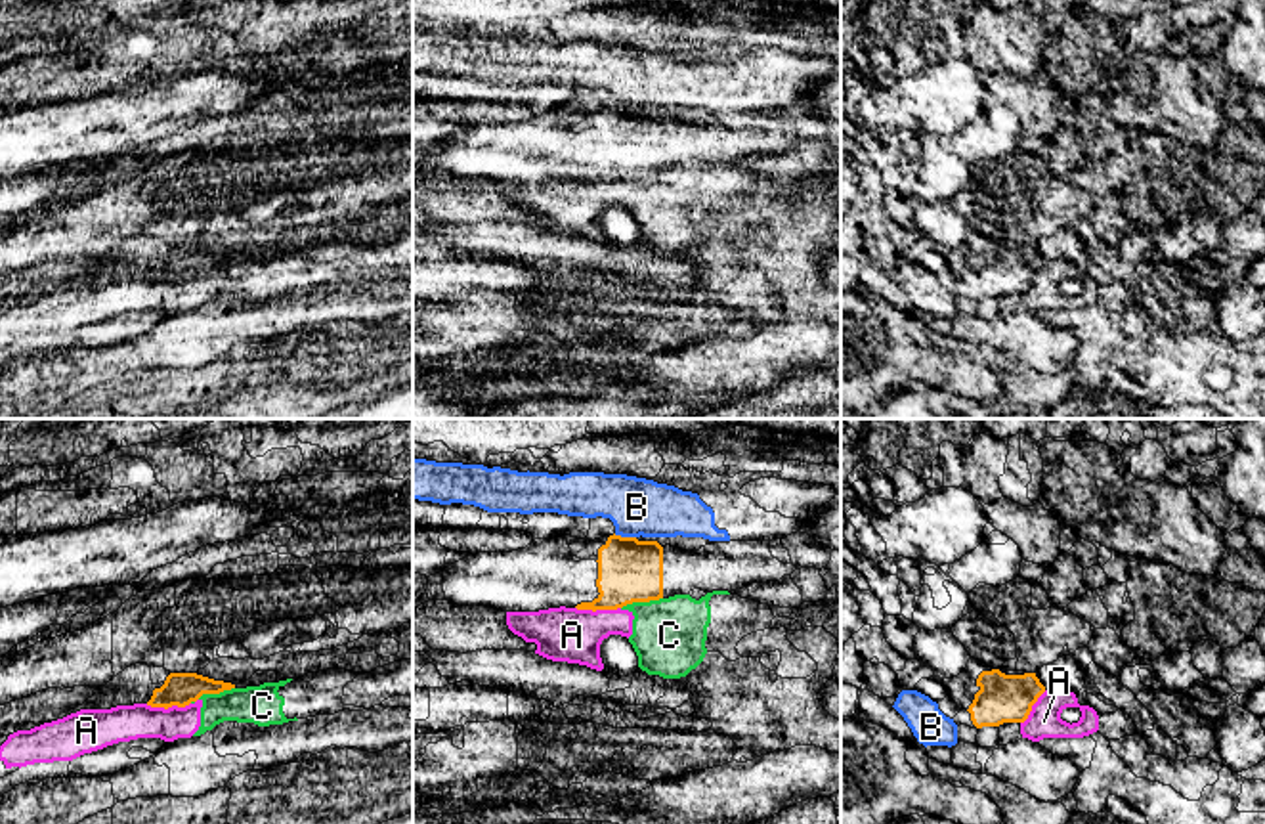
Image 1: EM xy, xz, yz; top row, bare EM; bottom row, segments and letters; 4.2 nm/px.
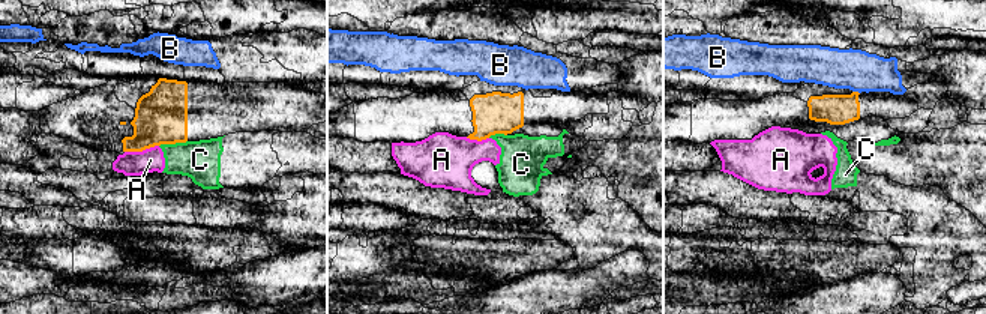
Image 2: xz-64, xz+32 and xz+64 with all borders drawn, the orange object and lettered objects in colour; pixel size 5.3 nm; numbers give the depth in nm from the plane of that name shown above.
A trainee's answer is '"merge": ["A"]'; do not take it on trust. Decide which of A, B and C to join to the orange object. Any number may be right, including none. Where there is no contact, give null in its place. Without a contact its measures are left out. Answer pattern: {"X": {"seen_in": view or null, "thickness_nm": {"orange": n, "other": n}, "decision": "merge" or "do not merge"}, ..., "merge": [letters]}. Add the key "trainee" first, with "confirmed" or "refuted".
{"trainee": "refuted", "A": {"seen_in": "xz", "thickness_nm": {"orange": 260, "other": 220}, "decision": "do not merge"}, "B": {"seen_in": "xz", "thickness_nm": {"orange": 260, "other": 240}, "decision": "do not merge"}, "C": {"seen_in": "xz", "thickness_nm": {"orange": 260, "other": 300}, "decision": "do not merge"}, "merge": []}

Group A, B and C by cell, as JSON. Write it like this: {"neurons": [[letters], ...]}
{"neurons": [["A", "C"], ["B"]]}

